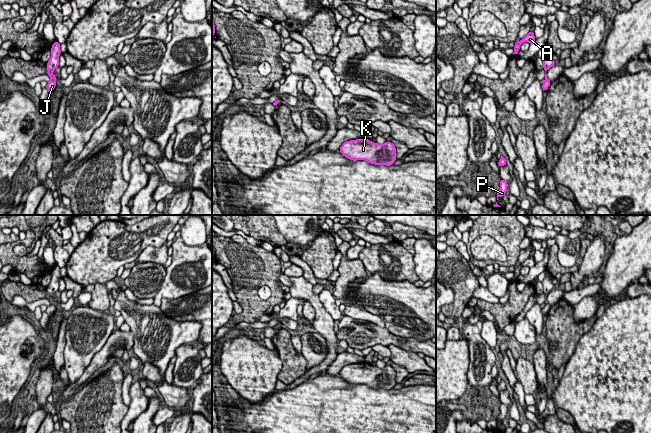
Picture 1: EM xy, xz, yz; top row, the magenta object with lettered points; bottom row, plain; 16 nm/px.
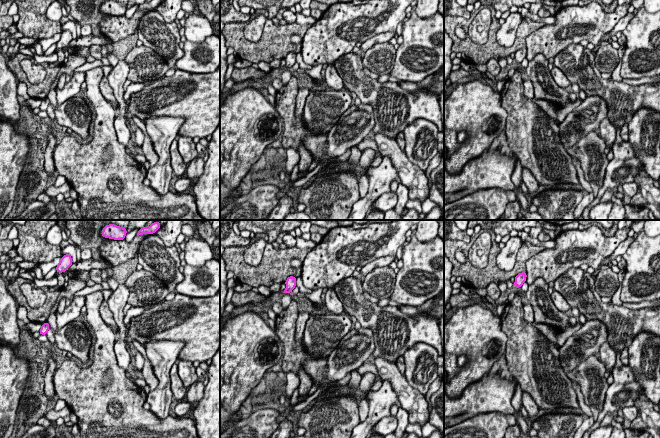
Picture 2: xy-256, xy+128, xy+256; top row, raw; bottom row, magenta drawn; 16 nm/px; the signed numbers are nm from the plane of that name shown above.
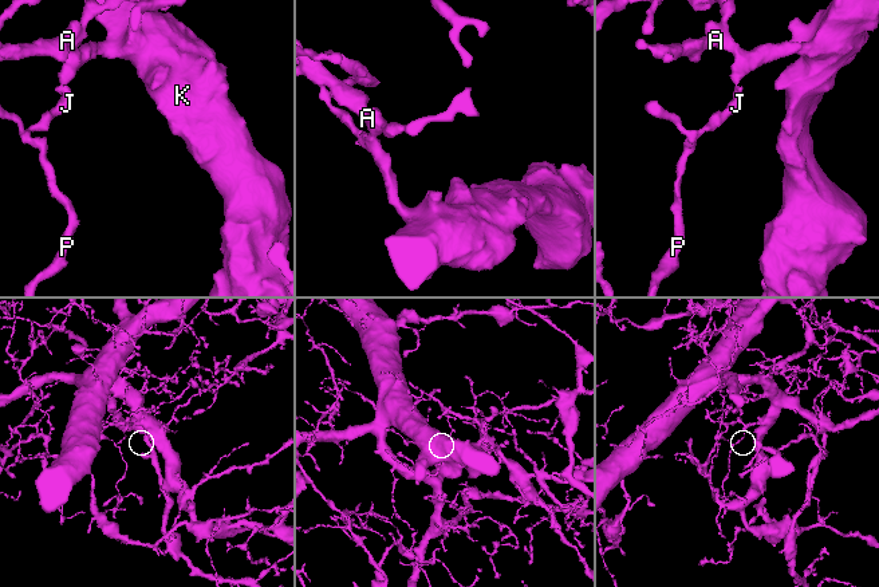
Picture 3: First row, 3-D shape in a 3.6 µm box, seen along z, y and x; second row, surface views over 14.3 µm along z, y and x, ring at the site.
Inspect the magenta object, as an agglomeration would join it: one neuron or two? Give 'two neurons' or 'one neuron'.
two neurons

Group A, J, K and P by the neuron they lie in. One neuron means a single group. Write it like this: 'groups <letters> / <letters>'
groups A K / J P

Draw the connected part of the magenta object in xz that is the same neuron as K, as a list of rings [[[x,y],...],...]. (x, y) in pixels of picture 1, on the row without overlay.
[[[365,362],[349,364],[341,369],[339,375],[352,385],[364,384],[374,389],[391,390],[397,384],[396,371],[390,365],[381,369]]]

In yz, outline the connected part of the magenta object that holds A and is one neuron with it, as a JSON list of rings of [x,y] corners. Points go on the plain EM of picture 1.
[[[529,255],[529,257],[523,262],[521,263],[520,265],[516,265],[515,266],[515,270],[514,270],[514,277],[513,278],[518,278],[519,276],[519,273],[520,273],[520,270],[522,267],[524,266],[528,266],[528,267],[533,267],[536,265],[537,262],[534,261],[534,256],[533,255]]]

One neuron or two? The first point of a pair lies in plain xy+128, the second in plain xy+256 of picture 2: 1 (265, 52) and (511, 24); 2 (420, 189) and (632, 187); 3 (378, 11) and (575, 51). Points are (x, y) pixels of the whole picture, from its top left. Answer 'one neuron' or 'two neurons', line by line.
1: two neurons
2: two neurons
3: two neurons

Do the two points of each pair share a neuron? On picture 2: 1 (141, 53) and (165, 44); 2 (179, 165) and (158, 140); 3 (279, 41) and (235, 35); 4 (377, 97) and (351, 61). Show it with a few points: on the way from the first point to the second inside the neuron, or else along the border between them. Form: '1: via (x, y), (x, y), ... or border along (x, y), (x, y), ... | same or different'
1: border along (143, 44), (157, 52), (168, 65) | different
2: border along (176, 137), (170, 146), (172, 172) | different
3: via (268, 46), (246, 46) | same
4: via (368, 88), (351, 70) | same

